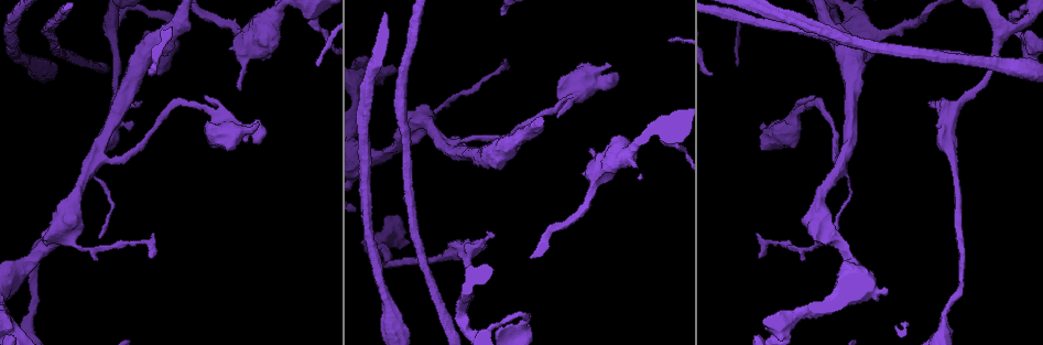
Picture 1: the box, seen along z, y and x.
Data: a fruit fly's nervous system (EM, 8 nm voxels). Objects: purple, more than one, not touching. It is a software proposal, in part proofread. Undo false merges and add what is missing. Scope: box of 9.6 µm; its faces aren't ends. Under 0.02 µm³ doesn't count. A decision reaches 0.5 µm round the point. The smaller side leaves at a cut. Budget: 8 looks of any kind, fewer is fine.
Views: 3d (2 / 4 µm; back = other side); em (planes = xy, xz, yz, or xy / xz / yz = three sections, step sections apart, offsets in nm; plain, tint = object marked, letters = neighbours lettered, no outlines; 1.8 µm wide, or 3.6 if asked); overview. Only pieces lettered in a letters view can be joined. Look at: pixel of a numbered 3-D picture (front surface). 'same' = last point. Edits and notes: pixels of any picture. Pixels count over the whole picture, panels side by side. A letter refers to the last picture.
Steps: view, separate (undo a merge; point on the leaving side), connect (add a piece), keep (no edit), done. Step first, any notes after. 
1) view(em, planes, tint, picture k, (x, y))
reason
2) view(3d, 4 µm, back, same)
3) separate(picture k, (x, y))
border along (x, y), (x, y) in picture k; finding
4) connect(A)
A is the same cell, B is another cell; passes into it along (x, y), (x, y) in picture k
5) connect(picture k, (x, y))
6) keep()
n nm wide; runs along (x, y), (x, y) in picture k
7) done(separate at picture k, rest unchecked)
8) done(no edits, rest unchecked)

view(em, xy, step 4, letters, picture 1, (525, 316))

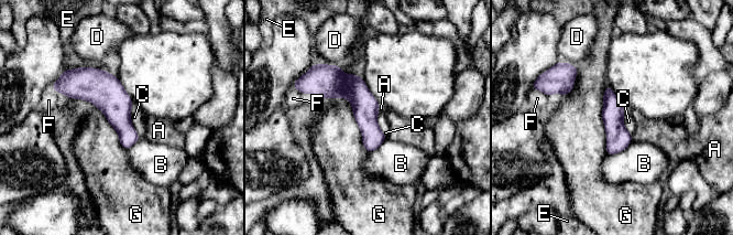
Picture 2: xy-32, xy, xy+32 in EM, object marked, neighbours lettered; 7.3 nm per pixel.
keep()
180 nm wide; A, B, C, D, E, F and G are other cells; runs along (312, 86), (343, 86), (380, 140) in picture 2; continuous, no second neuron

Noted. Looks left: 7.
view(em, planes, tint, picture 1, (131, 121))
stops while still wide

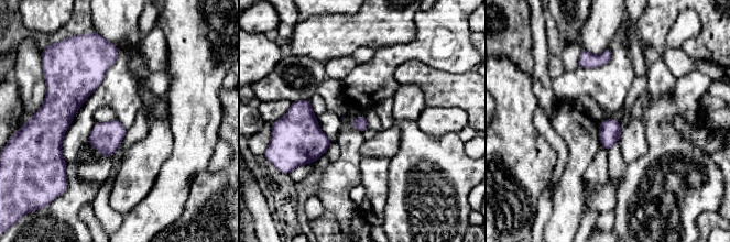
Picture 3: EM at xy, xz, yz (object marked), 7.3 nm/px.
view(em, planes, letters, same)

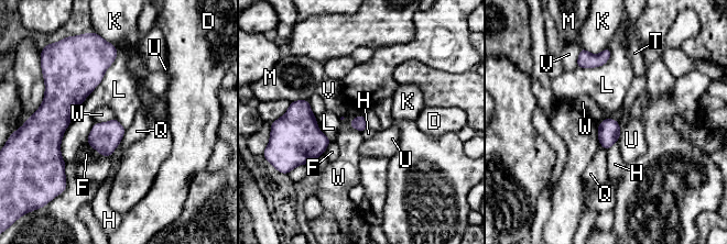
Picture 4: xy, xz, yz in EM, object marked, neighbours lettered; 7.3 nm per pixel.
keep()
D, F, H, K, L, M, Q, T, U, V and W are other cells; border along (362, 113), (350, 121), (360, 132) in picture 4; none of them fits

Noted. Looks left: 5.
view(3d, 4 µm, back, picture 1, (592, 150))
branch stops here

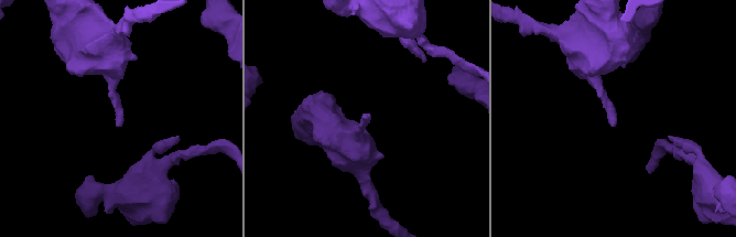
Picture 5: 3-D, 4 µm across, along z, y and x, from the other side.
view(em, xy, step 4, letters, picture 5, (118, 125))
shape alone is not enough

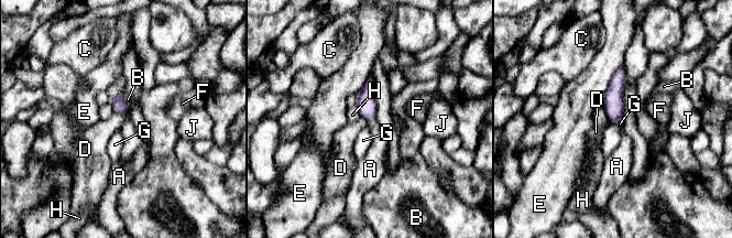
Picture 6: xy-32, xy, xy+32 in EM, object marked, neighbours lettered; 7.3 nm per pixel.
view(em, planes, letters, same)
cut it another way

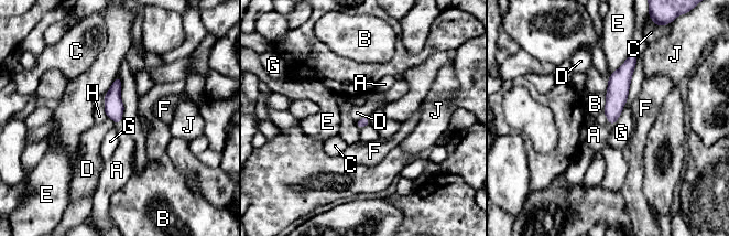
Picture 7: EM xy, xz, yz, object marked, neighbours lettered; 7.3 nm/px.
connect(A)
A is the same cell, B, C, D, E, F, G, H and J are other cells; passes into it along (113, 107), (118, 122), (122, 156) in picture 7; it goes on there

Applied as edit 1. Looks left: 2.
done(connect at picture 7, rest unchecked)

